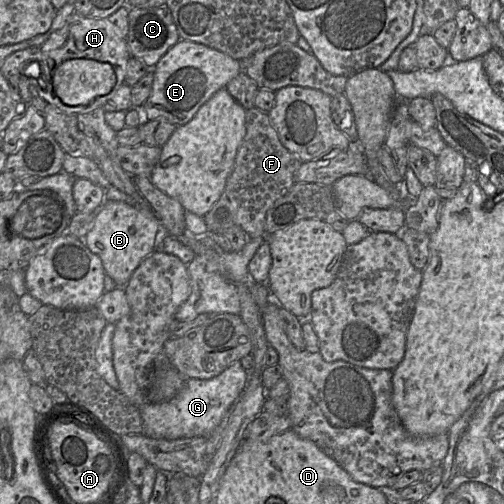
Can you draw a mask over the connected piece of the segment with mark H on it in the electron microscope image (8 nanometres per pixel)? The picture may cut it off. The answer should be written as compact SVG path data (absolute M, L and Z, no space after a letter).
M75 11L67 18L65 24L60 29L53 32L49 38L40 46L41 52L47 60L51 71L54 71L61 63L69 59L92 59L112 65L116 84L109 94L98 97L86 105L69 106L64 104L55 94L54 97L45 93L40 86L35 86L39 96L47 103L56 106L66 114L80 115L89 113L96 108L103 107L117 92L122 84L125 83L128 61L131 58L127 42L121 38L114 25L107 18L84 17Z

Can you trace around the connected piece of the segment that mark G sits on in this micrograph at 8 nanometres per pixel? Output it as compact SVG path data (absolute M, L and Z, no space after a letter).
M240 360L234 361L221 374L210 379L186 379L181 391L170 401L153 403L146 402L139 407L143 435L153 439L176 440L180 438L208 437L219 425L225 413L244 390L249 372L241 365Z

